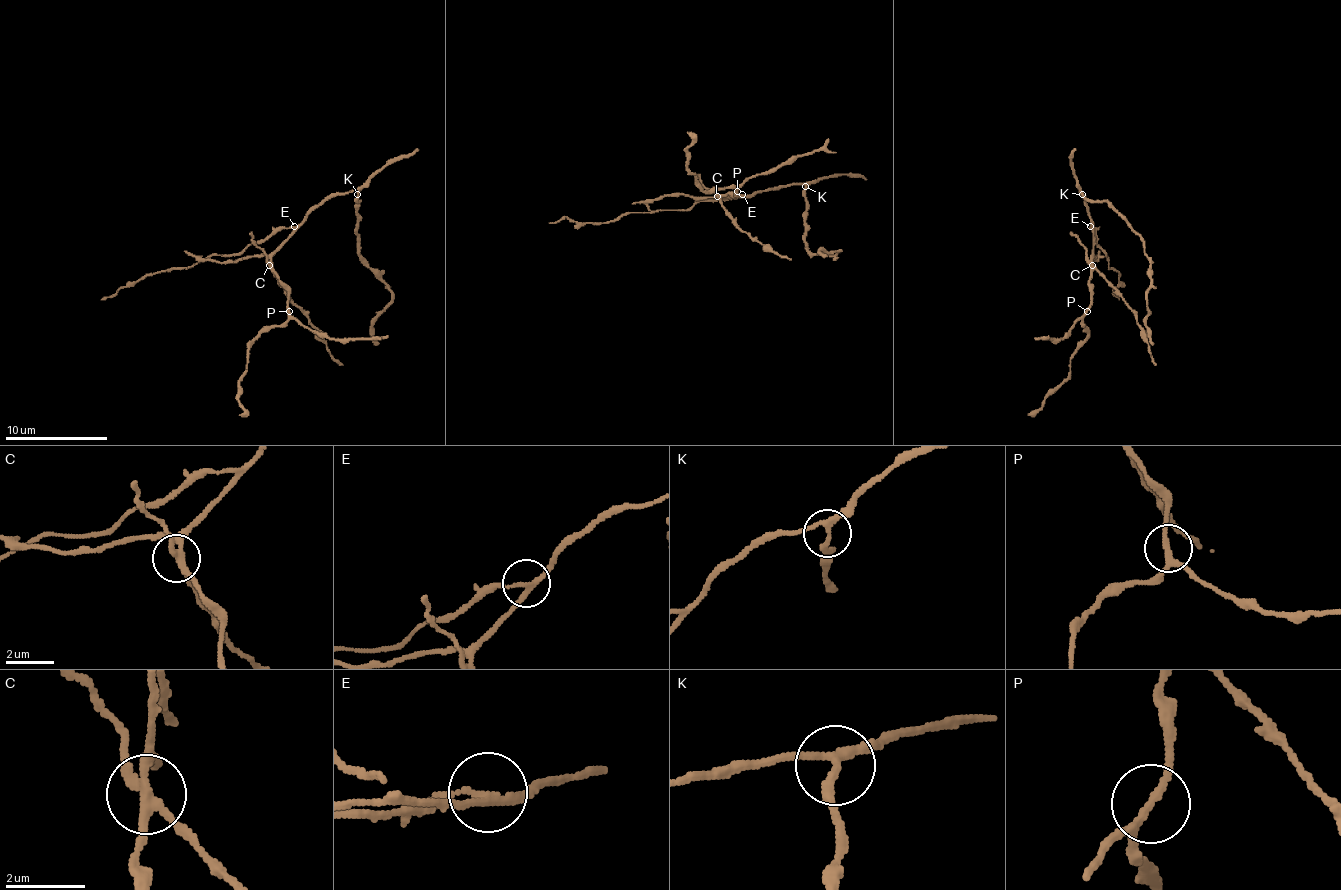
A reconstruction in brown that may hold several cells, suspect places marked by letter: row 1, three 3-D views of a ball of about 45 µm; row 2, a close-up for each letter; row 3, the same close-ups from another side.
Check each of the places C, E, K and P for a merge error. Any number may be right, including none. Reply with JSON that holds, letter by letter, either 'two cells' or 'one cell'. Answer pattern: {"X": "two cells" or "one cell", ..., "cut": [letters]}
{"C": "two cells", "E": "two cells", "K": "one cell", "P": "one cell", "cut": ["C", "E"]}

